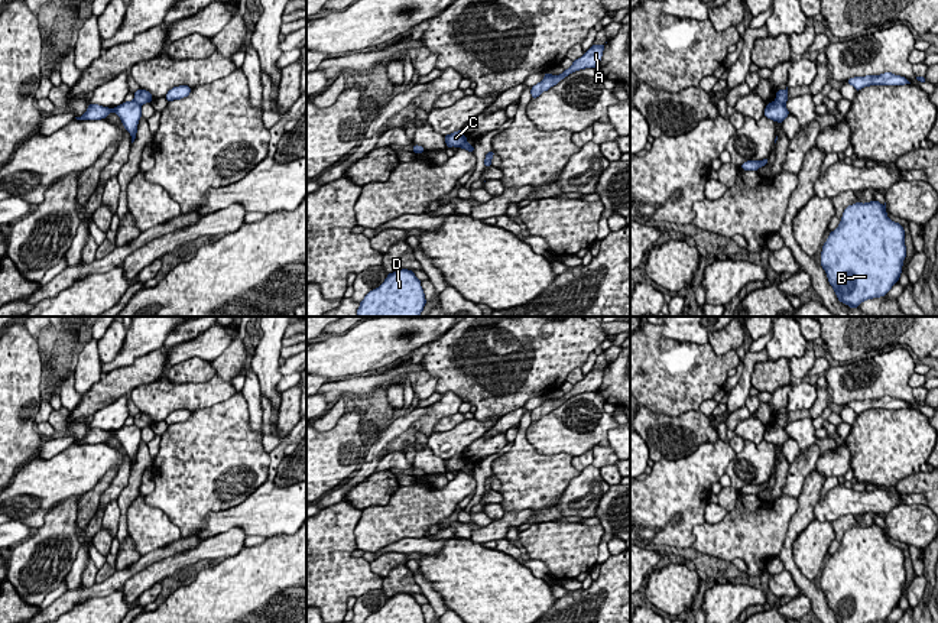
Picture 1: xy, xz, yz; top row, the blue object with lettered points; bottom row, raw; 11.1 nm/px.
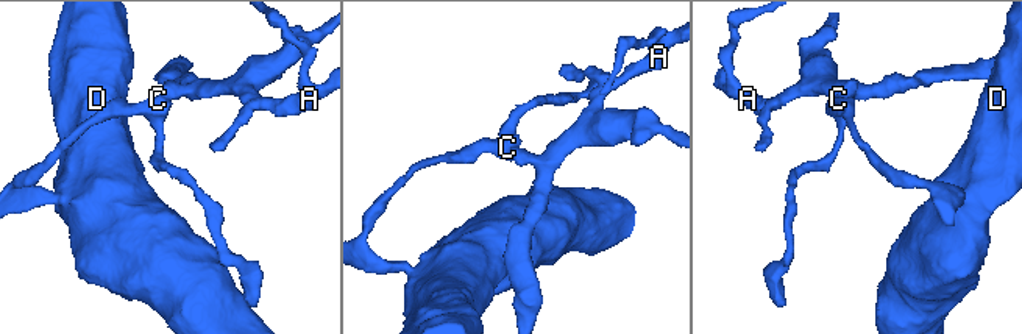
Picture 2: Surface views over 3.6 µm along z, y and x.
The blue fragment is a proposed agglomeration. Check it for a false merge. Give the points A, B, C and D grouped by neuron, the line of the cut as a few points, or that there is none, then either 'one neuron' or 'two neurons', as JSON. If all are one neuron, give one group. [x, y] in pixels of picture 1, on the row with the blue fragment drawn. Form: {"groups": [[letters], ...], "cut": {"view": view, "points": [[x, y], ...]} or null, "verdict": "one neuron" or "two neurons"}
{"groups": [["A"], ["B", "C", "D"]], "cut": {"view": "yz", "points": [[776, 99], [784, 104]]}, "verdict": "two neurons"}

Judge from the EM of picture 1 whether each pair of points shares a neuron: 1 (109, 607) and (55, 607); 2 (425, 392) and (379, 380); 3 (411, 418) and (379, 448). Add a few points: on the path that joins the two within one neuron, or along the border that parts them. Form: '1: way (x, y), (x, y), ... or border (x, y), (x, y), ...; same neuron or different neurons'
1: border (106, 596), (83, 600), (72, 607); different neurons
2: way (422, 377), (414, 369), (405, 369), (393, 375); same neuron
3: way (402, 424), (386, 440); same neuron

